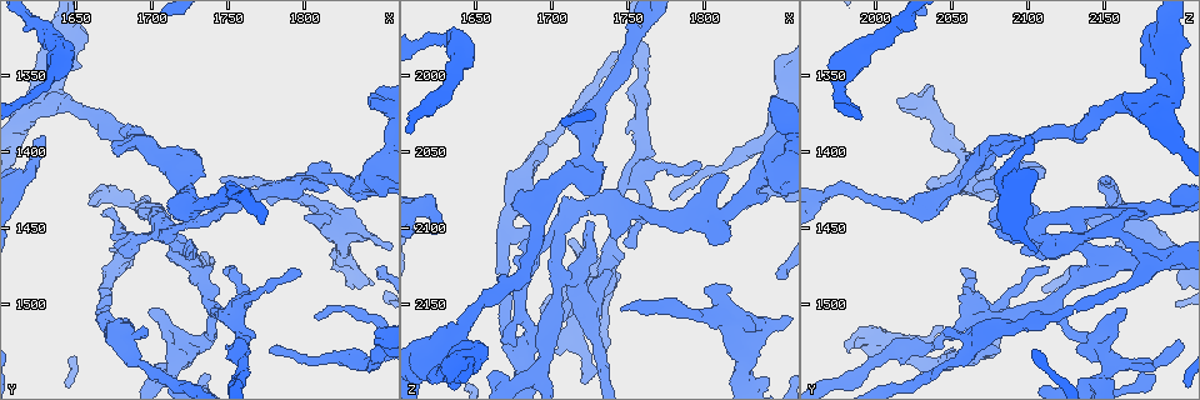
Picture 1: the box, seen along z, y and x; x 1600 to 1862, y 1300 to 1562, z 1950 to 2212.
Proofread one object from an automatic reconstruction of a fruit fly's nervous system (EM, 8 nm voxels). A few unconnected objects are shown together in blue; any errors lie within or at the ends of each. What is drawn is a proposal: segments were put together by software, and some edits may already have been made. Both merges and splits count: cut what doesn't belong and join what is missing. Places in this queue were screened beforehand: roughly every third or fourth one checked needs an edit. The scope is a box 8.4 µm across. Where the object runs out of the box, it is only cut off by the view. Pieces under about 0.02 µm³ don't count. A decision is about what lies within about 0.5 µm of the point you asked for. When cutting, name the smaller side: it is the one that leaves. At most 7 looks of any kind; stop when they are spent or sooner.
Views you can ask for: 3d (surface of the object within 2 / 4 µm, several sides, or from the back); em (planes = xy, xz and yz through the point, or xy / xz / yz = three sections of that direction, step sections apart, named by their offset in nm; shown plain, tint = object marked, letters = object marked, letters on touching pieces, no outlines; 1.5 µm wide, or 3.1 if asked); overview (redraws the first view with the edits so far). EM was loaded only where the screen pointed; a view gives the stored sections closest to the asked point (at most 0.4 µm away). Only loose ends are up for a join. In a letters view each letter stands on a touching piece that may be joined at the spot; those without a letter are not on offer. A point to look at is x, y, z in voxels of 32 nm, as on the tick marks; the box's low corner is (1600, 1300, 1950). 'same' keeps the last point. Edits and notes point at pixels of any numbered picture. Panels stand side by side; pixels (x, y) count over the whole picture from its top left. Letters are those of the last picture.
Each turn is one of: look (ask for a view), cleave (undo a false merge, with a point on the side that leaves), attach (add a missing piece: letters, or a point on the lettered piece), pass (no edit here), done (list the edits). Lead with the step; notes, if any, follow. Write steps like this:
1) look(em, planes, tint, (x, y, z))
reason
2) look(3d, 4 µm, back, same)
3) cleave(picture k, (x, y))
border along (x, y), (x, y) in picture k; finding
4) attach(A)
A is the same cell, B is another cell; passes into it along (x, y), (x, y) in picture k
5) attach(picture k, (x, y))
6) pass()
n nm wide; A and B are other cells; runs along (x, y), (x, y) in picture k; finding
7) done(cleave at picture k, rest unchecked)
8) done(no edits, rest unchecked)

look(3d, 2 µm, (1658, 1324, 2178))
branch stops here

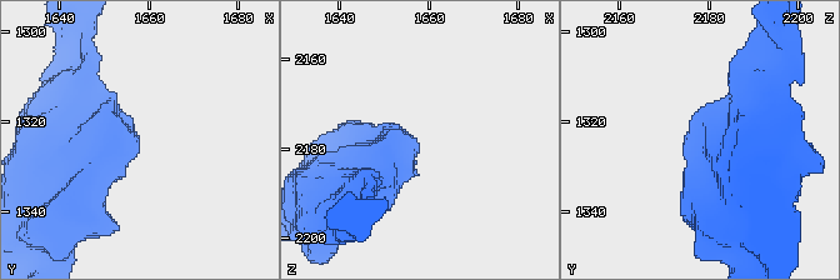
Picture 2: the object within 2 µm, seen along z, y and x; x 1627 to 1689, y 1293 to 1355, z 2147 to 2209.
look(em, planes, letters, (1658, 1326, 2179))

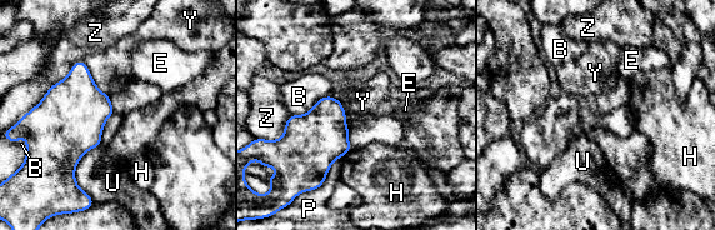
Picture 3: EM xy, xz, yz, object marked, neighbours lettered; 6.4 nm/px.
pass()
B, E, H, P, U, Y and Z are other cells; border along (81, 60), (93, 81), (109, 96) in picture 3; none of them fits

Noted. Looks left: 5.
look(3d, 2 µm, back, (1628, 1390, 2098))
an open end

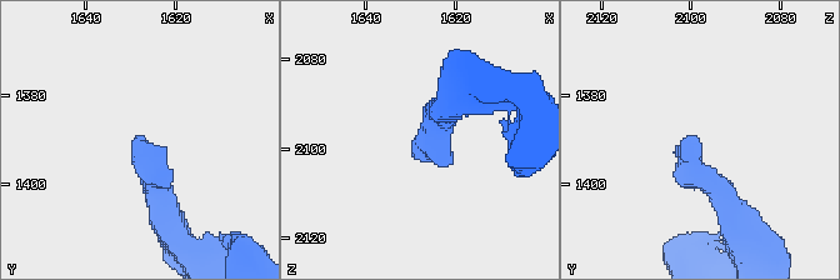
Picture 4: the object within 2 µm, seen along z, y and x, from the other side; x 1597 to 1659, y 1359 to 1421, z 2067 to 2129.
look(em, planes, plain, (1629, 1390, 2097))

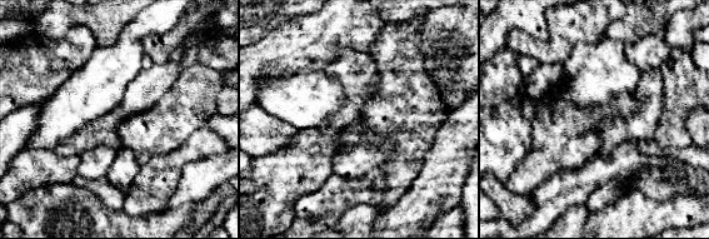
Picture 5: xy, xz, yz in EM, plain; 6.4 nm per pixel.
look(em, planes, letters, same)

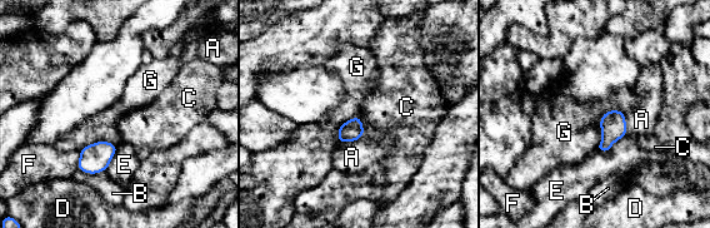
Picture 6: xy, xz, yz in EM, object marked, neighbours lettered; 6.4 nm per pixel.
attach(A)
A is the same cell, B, C, D, E, F and G are other cells; the cell continues

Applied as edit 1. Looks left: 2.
look(em, yz, step 8, letters, (1702, 1540, 2180))
free end

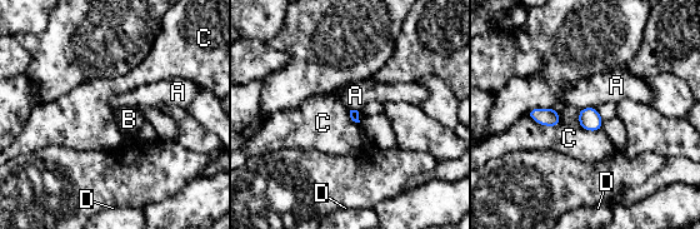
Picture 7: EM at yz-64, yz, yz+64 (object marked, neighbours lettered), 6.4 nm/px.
pass()
C touches over 240 nm; A, B, C and D are other cells; border along (526, 113), (540, 124), (560, 124) in picture 7; none of them fits

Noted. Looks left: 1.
done(attach at picture 6, rest unchecked)

